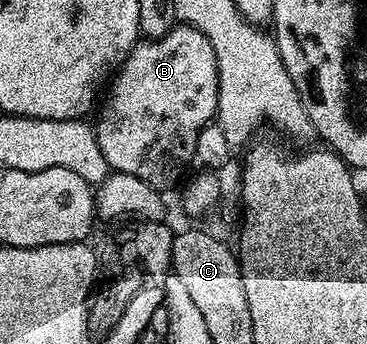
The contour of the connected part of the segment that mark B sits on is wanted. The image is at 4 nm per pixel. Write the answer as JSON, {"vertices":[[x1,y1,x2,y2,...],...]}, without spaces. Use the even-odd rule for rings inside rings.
{"vertices":[[178,25,170,29,166,37,137,42,115,72,107,91,103,96,104,104,103,99,99,104,100,120,95,120,94,130,98,149,102,149,109,168,113,172,130,173,130,177,138,177,138,181,146,181,146,185,157,189,179,184,184,166,196,158,198,133,215,120,218,109,218,63,210,41,206,41,198,29]]}

